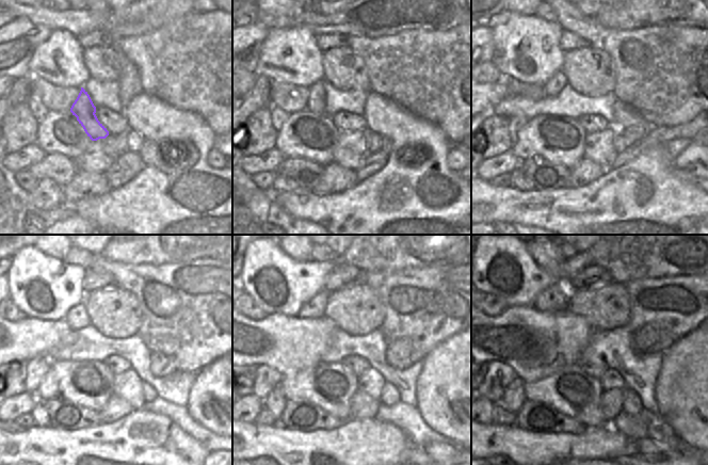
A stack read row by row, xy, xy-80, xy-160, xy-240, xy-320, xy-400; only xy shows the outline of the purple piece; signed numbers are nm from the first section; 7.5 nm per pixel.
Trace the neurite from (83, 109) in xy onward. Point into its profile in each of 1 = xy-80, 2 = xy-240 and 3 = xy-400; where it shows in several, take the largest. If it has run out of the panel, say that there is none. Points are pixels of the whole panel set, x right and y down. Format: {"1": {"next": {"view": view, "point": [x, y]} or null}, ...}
{"1": {"next": {"view": "xy-80", "point": [316, 100]}}, "2": {"next": {"view": "xy-240", "point": [77, 318]}}, "3": {"next": {"view": "xy-400", "point": [553, 298]}}}

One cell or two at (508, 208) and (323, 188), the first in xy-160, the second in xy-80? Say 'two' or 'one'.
two

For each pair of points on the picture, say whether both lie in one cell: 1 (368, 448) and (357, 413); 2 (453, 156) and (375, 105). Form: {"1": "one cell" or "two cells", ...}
{"1": "two cells", "2": "two cells"}

